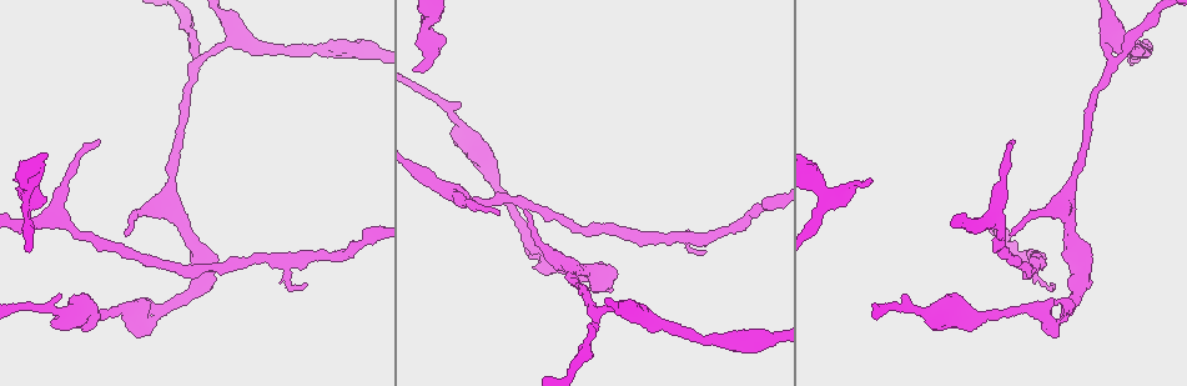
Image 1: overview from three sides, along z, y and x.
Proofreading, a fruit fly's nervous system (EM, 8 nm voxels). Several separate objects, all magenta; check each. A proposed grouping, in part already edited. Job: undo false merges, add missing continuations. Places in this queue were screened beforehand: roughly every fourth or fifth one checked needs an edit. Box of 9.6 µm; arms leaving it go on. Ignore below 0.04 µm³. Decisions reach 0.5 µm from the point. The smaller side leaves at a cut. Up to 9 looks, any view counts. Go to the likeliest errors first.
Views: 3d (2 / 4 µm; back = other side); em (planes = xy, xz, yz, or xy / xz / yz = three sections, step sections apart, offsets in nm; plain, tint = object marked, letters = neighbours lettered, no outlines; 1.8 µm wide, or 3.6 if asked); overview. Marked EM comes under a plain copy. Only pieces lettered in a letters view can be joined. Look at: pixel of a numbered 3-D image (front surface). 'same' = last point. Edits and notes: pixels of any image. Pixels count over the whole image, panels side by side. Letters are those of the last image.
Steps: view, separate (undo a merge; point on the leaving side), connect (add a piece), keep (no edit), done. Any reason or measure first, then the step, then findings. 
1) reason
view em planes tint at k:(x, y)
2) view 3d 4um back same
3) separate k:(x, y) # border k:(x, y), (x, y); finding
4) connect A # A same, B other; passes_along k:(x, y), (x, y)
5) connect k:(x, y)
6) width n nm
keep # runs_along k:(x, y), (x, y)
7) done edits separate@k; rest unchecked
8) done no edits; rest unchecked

an open end
view em planes letters at 1:(871, 181)

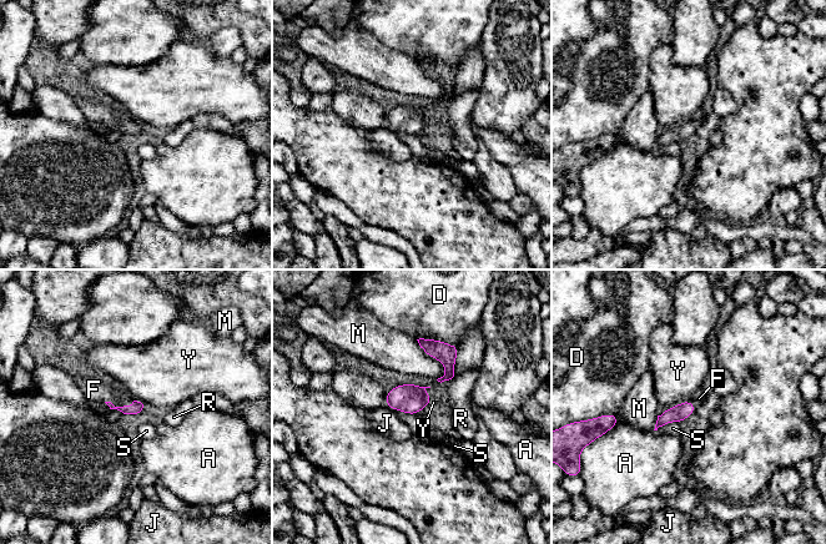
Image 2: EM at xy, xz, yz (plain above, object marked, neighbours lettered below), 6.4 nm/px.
longest_contact M 300 nm
connect F # A other, D other, F same, J other, M other, R other, S other, Y other; passes_along 2:(135, 407), (119, 407), (94, 389); it goes on there

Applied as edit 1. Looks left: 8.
view overview

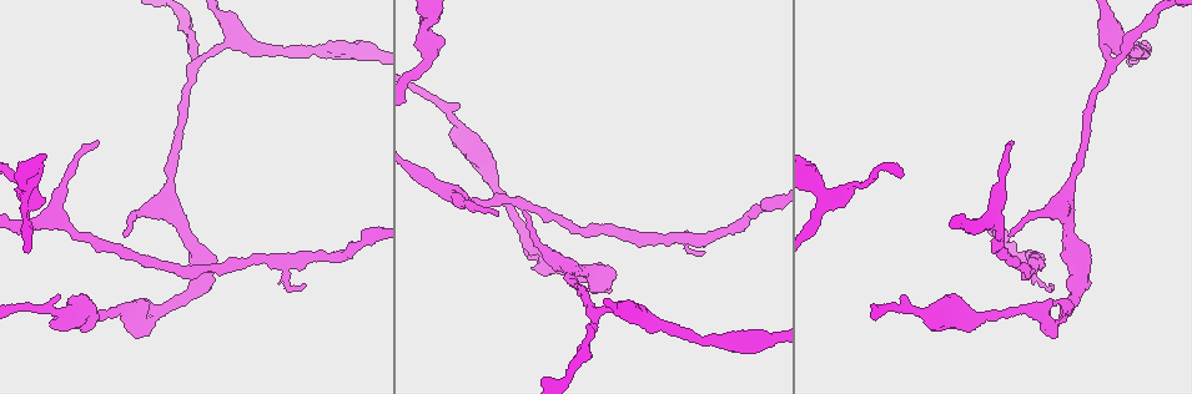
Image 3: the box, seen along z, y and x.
abrupt turn
view em planes letters at 3:(140, 324)

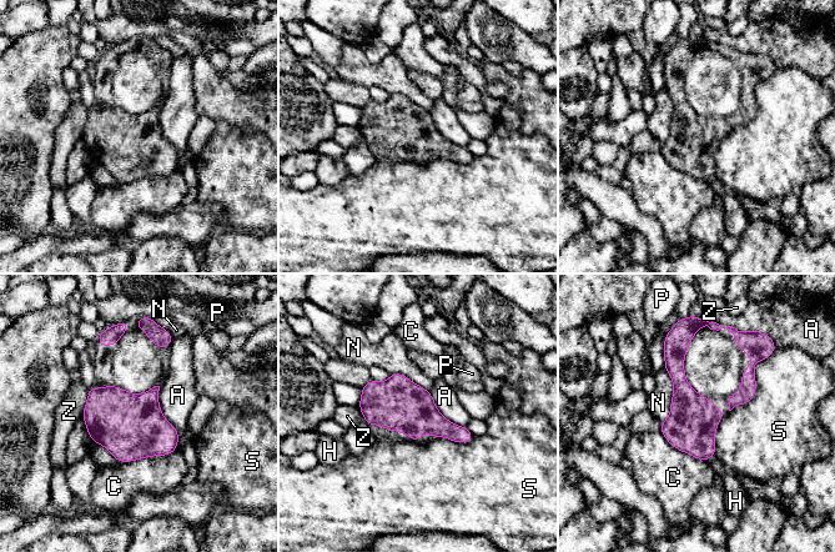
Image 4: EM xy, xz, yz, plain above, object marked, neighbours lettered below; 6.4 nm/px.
width 320 nm
keep # A other, C other, H other, N other, P other, S other, Z other; border 4:(159, 386), (160, 411), (180, 433); continuous, no second cell

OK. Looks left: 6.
view em xz step 16 tint at 3:(70, 314)

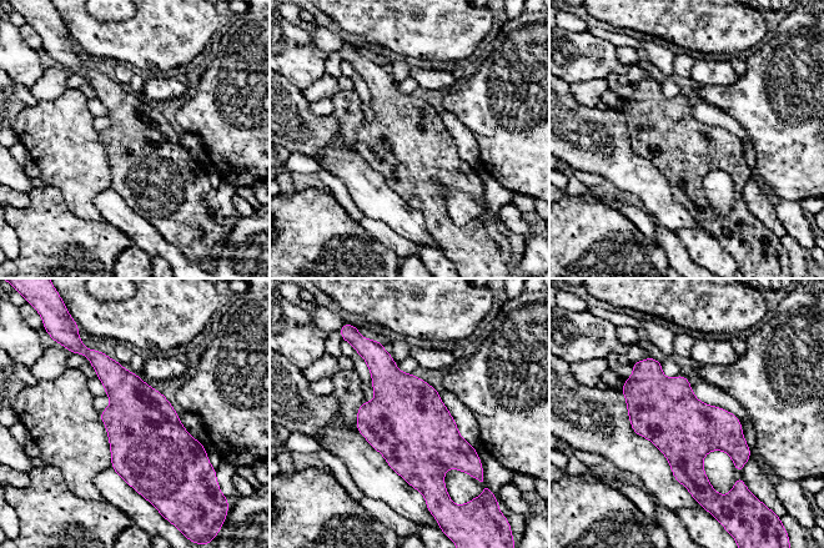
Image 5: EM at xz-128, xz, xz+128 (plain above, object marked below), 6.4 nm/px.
cut it another way
view em planes letters same

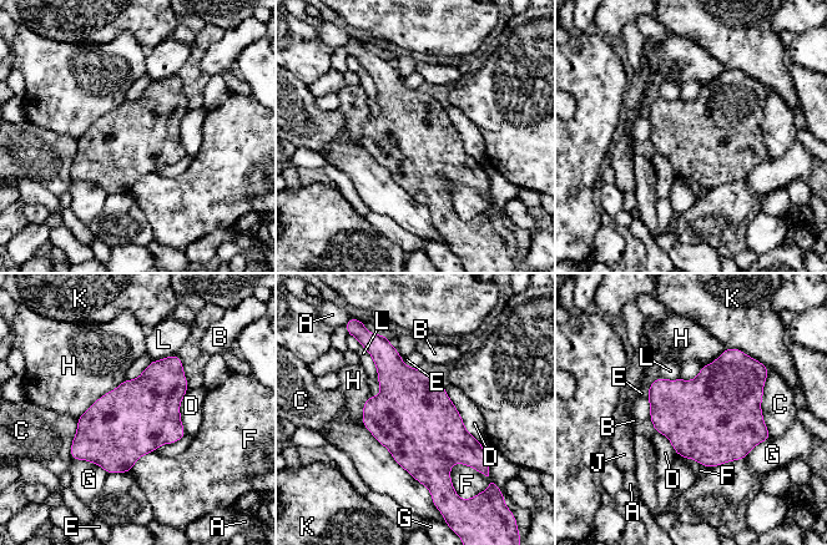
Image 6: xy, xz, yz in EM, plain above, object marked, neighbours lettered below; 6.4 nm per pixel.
width 460 nm
keep # A other, B other, C other, D other, E other, F other, G other, H other, J other, K other, L other; border 6:(444, 387), (464, 428), (482, 444); one cell here

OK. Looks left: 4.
sudden change in width
view em yz step 4 letters at 3:(597, 315)

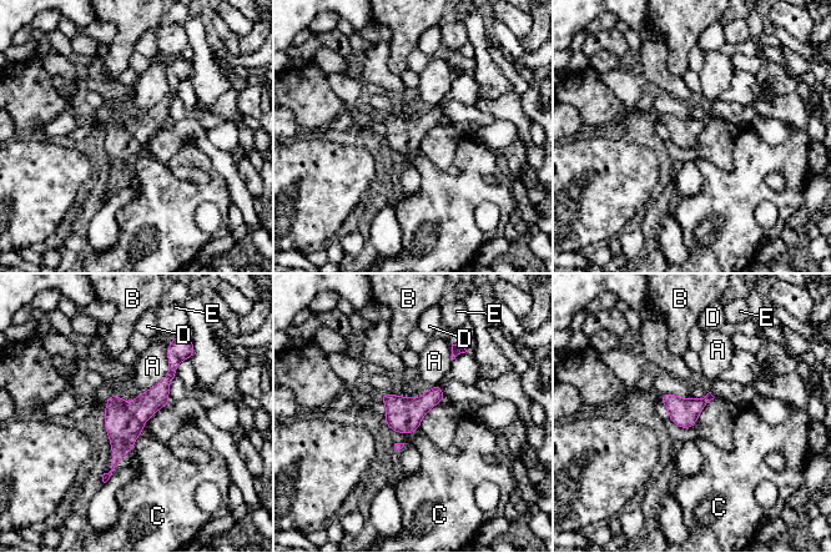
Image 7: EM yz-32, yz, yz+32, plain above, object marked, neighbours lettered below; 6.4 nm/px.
keep # A other, B other, C other, D other, E other; border 7:(167, 345), (167, 373), (144, 392); one cell here

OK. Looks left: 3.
done edits connect@2; rest unchecked

